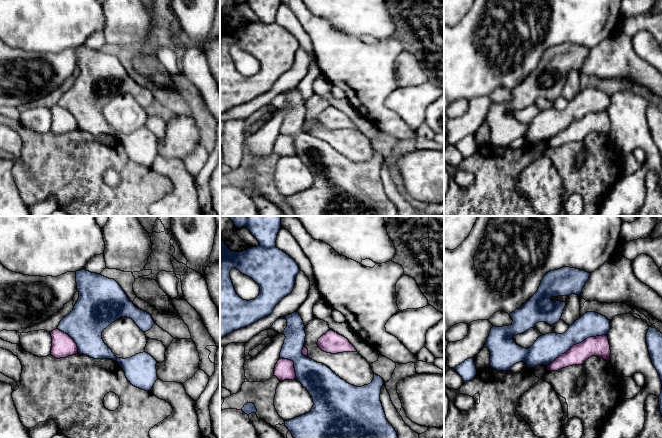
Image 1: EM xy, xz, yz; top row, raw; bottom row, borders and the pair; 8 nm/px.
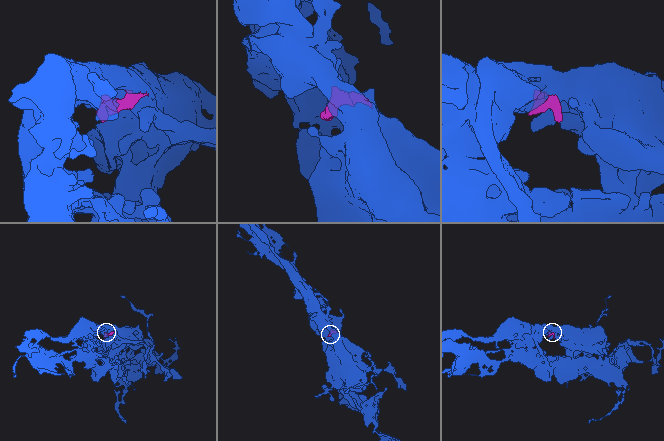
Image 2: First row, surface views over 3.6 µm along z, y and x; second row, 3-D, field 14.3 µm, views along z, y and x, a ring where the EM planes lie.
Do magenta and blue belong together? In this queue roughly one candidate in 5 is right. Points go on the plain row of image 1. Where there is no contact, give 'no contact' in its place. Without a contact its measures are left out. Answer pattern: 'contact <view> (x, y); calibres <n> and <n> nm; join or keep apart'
contact yz (576, 120); calibres 160 and 220 nm; join

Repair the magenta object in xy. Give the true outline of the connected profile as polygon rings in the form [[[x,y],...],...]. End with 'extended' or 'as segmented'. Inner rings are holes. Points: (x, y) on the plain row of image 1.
[[[82,45],[76,47],[76,59],[79,74],[73,86],[60,97],[55,106],[50,108],[52,113],[50,131],[60,135],[79,129],[94,135],[114,136],[123,145],[127,156],[133,162],[150,167],[158,155],[157,137],[146,128],[126,135],[117,134],[112,126],[104,119],[102,108],[121,93],[132,95],[140,106],[146,108],[155,100],[151,91],[136,83],[114,55],[109,55],[100,50]]]; extended

